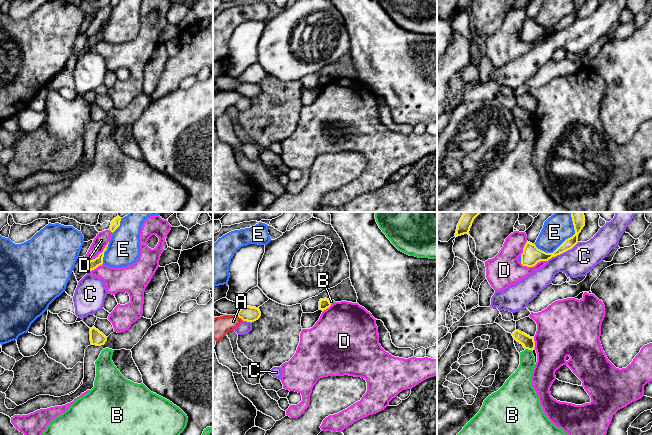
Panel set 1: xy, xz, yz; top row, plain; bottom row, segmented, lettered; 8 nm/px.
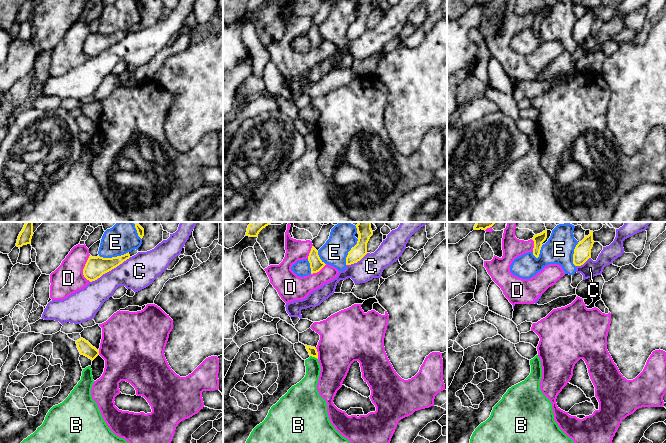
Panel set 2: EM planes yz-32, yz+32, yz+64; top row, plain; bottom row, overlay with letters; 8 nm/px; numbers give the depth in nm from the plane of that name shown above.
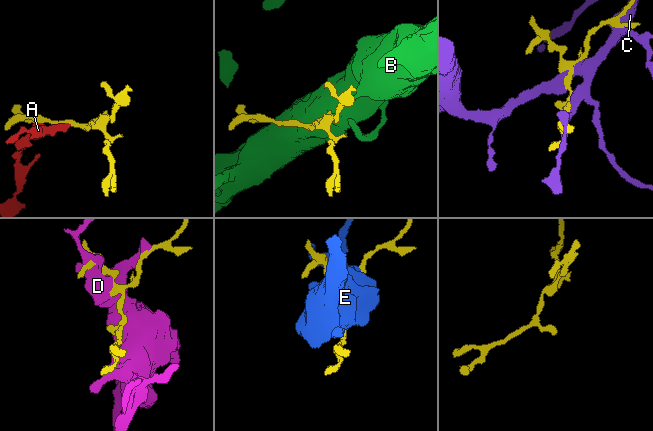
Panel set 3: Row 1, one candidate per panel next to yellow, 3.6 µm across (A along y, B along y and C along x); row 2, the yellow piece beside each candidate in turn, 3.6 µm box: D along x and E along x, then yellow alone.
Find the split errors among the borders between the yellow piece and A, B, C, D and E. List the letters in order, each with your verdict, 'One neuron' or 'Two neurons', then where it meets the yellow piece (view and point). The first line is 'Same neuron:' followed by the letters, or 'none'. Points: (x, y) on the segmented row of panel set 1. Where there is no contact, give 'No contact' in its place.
Same neuron: none
A: Two neurons. Touches yellow at xz (239, 317)
B: Two neurons. Touches yellow at yz (528, 349)
C: Two neurons. Touches yellow at yz (562, 252)
D: Two neurons. Touches yellow at yz (533, 265)
E: Two neurons. Touches yellow at yz (566, 239)

